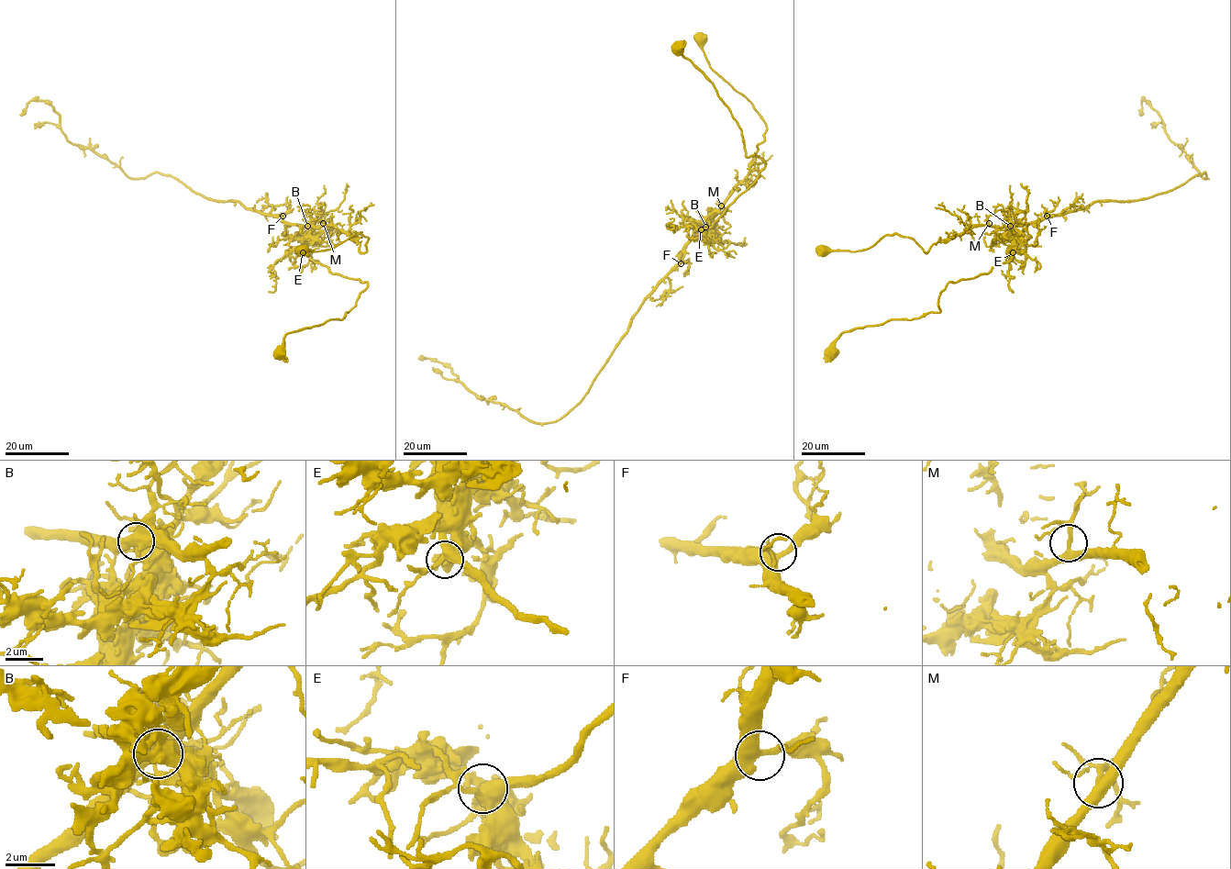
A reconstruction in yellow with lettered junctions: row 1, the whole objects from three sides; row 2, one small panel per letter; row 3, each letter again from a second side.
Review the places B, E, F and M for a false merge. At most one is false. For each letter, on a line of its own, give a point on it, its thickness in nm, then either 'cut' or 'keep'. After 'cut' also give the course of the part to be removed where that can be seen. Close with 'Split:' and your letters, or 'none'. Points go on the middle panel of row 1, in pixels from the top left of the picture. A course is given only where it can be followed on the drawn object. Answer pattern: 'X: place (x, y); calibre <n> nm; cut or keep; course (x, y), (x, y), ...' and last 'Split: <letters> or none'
B: place (705, 227); calibre 550 nm; cut; course (705, 227), (633, 317), (588, 392), (556, 420), (534, 423), (505, 406), (480, 399), (449, 367), (418, 359)
E: place (701, 229); calibre 440 nm; keep
F: place (681, 263); calibre 380 nm; keep
M: place (721, 206); calibre 320 nm; keep
Split: B

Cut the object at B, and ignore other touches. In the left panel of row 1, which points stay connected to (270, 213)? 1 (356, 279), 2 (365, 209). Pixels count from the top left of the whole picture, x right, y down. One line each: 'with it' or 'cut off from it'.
1: cut off from it
2: with it

